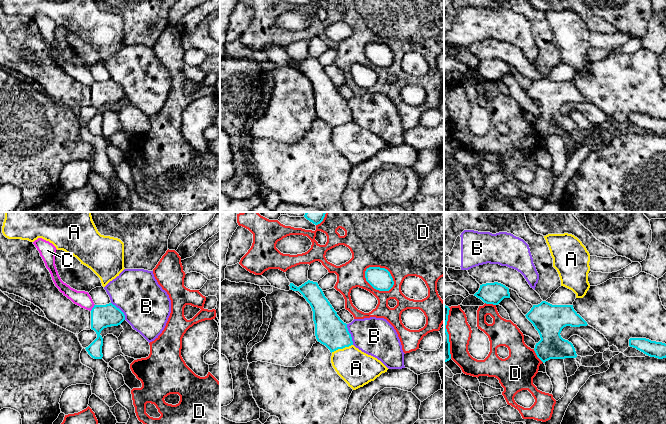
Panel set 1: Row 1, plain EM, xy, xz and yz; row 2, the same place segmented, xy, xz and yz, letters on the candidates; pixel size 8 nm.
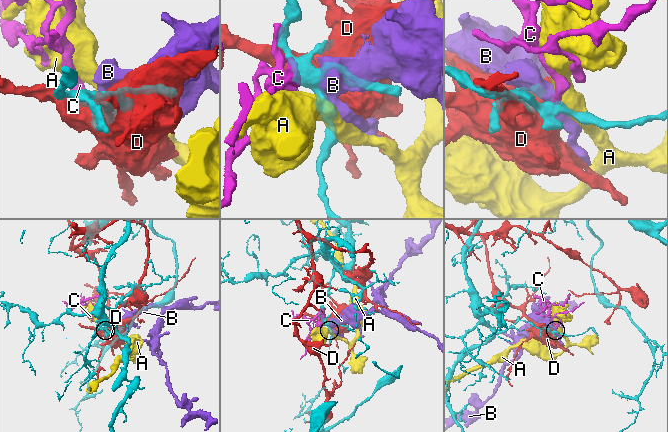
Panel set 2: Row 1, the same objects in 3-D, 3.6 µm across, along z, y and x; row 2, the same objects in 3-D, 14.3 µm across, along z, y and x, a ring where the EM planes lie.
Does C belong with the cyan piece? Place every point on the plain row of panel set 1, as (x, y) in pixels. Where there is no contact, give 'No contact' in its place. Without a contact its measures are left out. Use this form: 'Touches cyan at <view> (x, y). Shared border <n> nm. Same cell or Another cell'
Touches cyan at xy (93, 83). Shared border 70 nm. Another cell

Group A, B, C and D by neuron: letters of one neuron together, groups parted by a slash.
A / B / C / D

